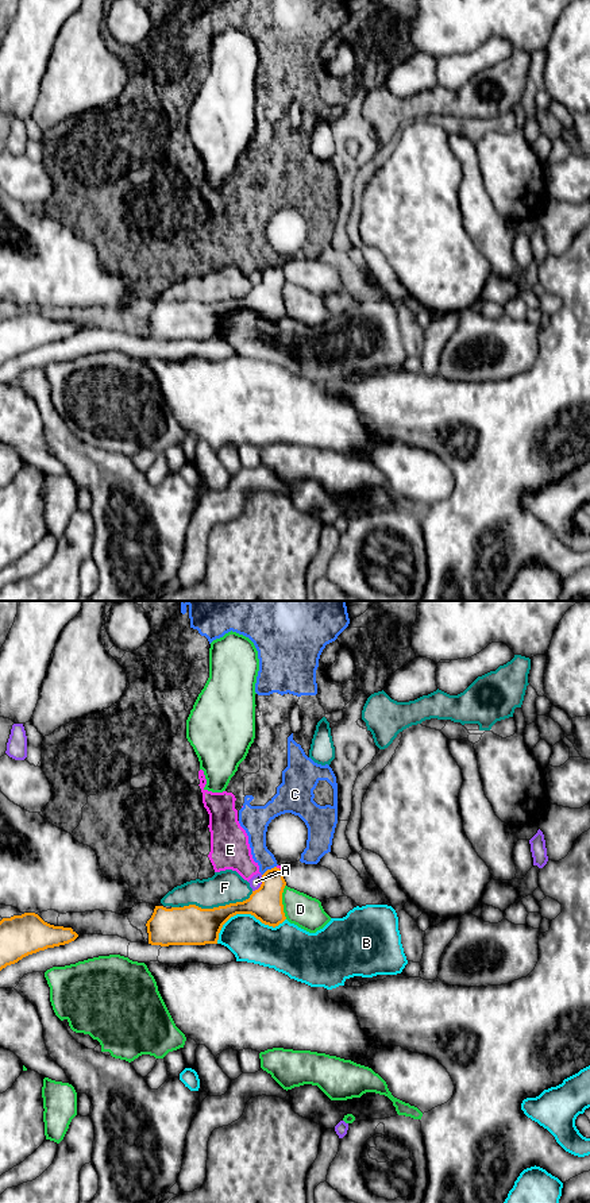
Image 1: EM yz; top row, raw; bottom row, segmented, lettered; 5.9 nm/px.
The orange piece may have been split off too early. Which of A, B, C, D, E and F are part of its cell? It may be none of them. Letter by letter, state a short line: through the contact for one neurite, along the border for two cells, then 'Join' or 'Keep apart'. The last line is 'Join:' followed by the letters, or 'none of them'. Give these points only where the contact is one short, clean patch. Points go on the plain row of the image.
A: Keep apart
B: Keep apart
C: Line: yz (276, 261), (262, 270). Keep apart
D: Keep apart
E: Line: yz (276, 262), (281, 265). Keep apart
F: Keep apart
Join: none of them

